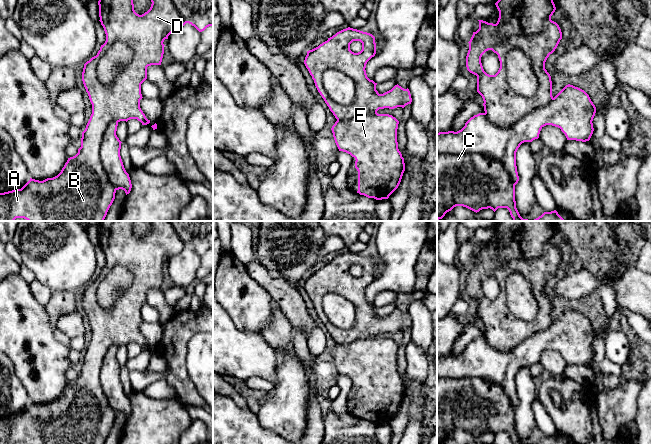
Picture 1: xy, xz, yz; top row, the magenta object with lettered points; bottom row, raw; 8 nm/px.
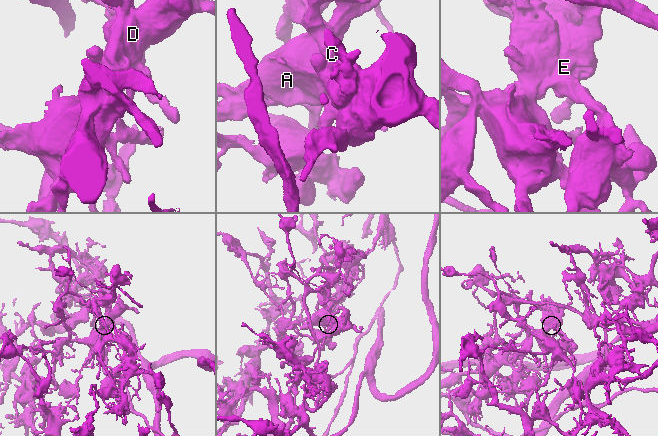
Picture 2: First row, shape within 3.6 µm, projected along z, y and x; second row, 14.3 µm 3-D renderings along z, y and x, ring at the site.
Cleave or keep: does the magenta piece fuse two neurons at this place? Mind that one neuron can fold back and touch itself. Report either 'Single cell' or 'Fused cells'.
Fused cells

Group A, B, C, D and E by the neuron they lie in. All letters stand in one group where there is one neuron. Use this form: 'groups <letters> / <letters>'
groups A B C D / E

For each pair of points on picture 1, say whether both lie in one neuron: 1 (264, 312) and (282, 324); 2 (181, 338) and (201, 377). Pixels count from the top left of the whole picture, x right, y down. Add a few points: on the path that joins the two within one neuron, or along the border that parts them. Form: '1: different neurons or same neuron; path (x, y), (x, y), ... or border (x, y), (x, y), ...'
1: different neurons; border (276, 302), (273, 304), (270, 322), (261, 334)
2: different neurons; border (202, 331), (195, 334), (188, 343), (188, 374)

